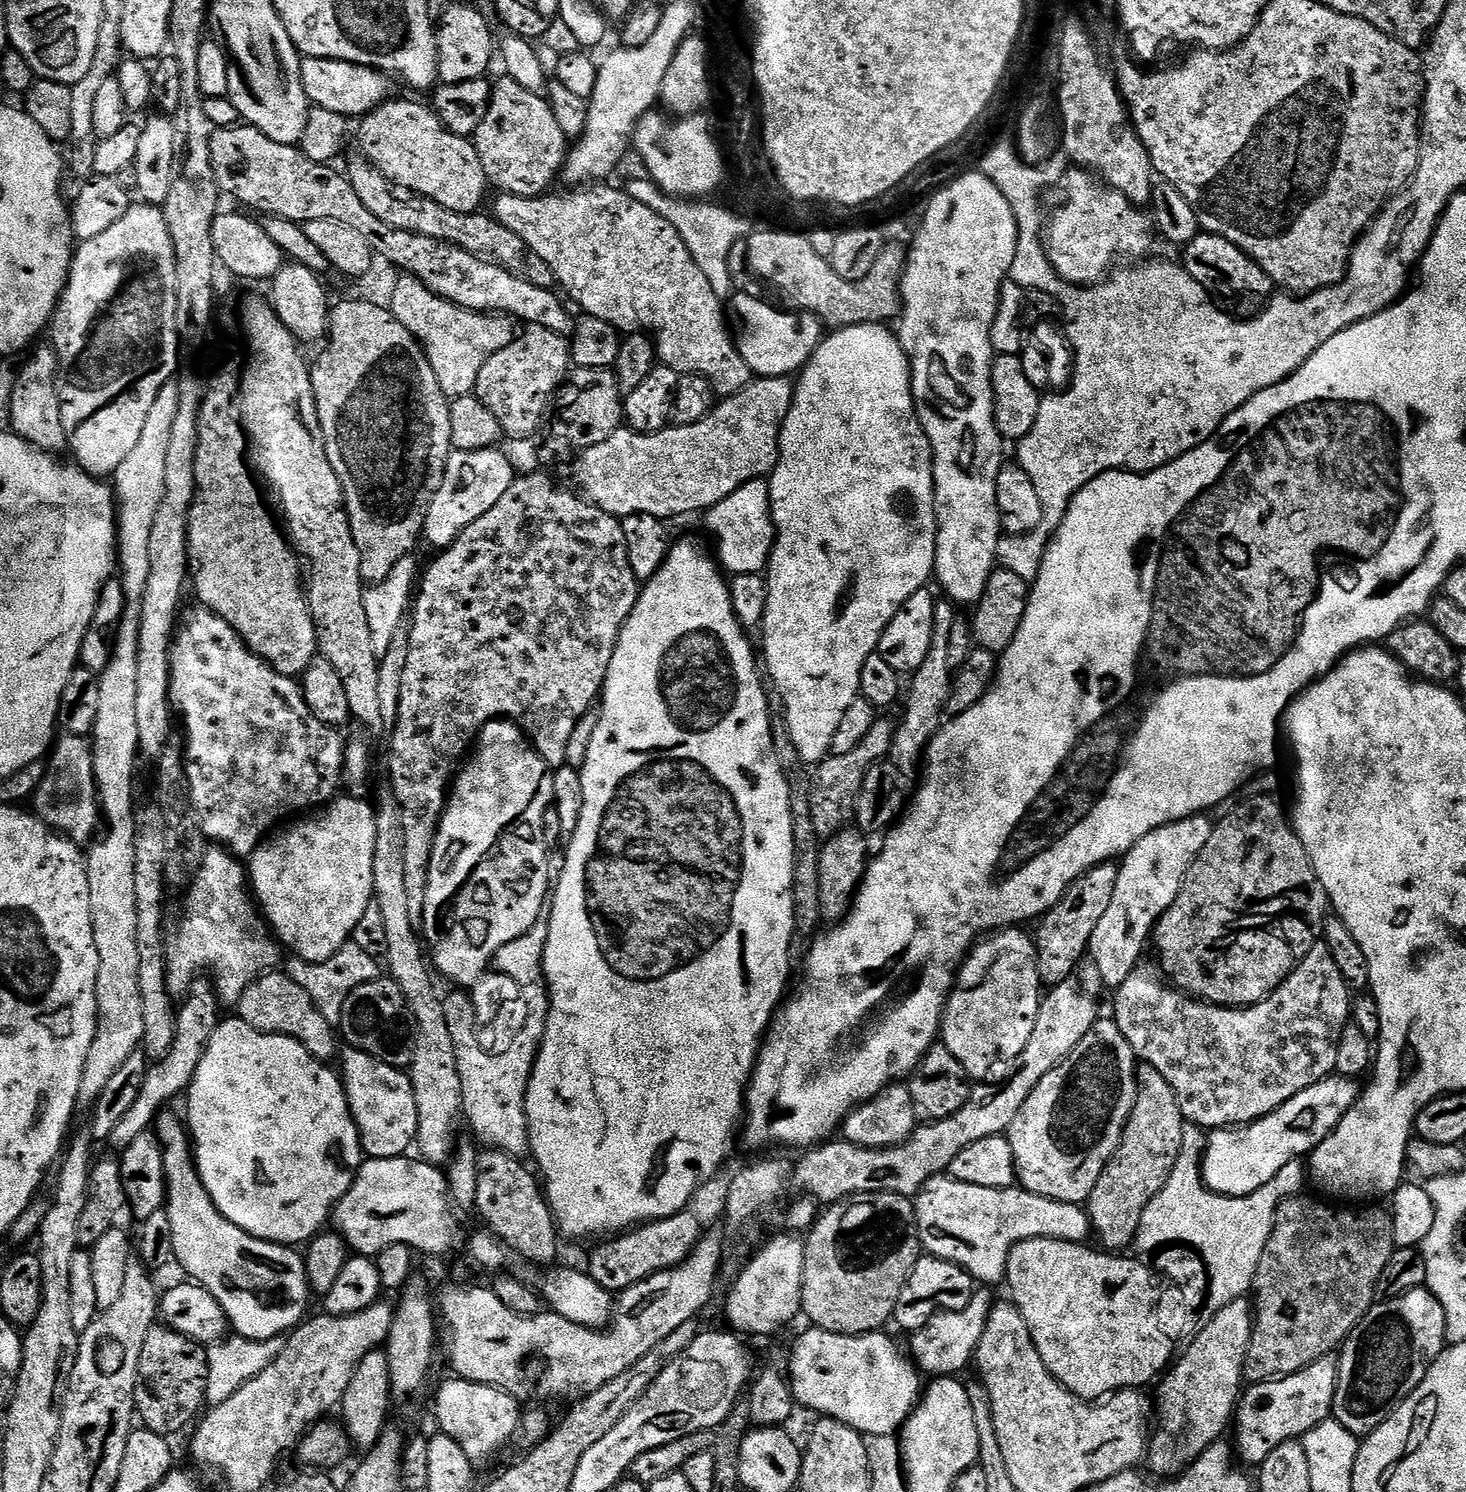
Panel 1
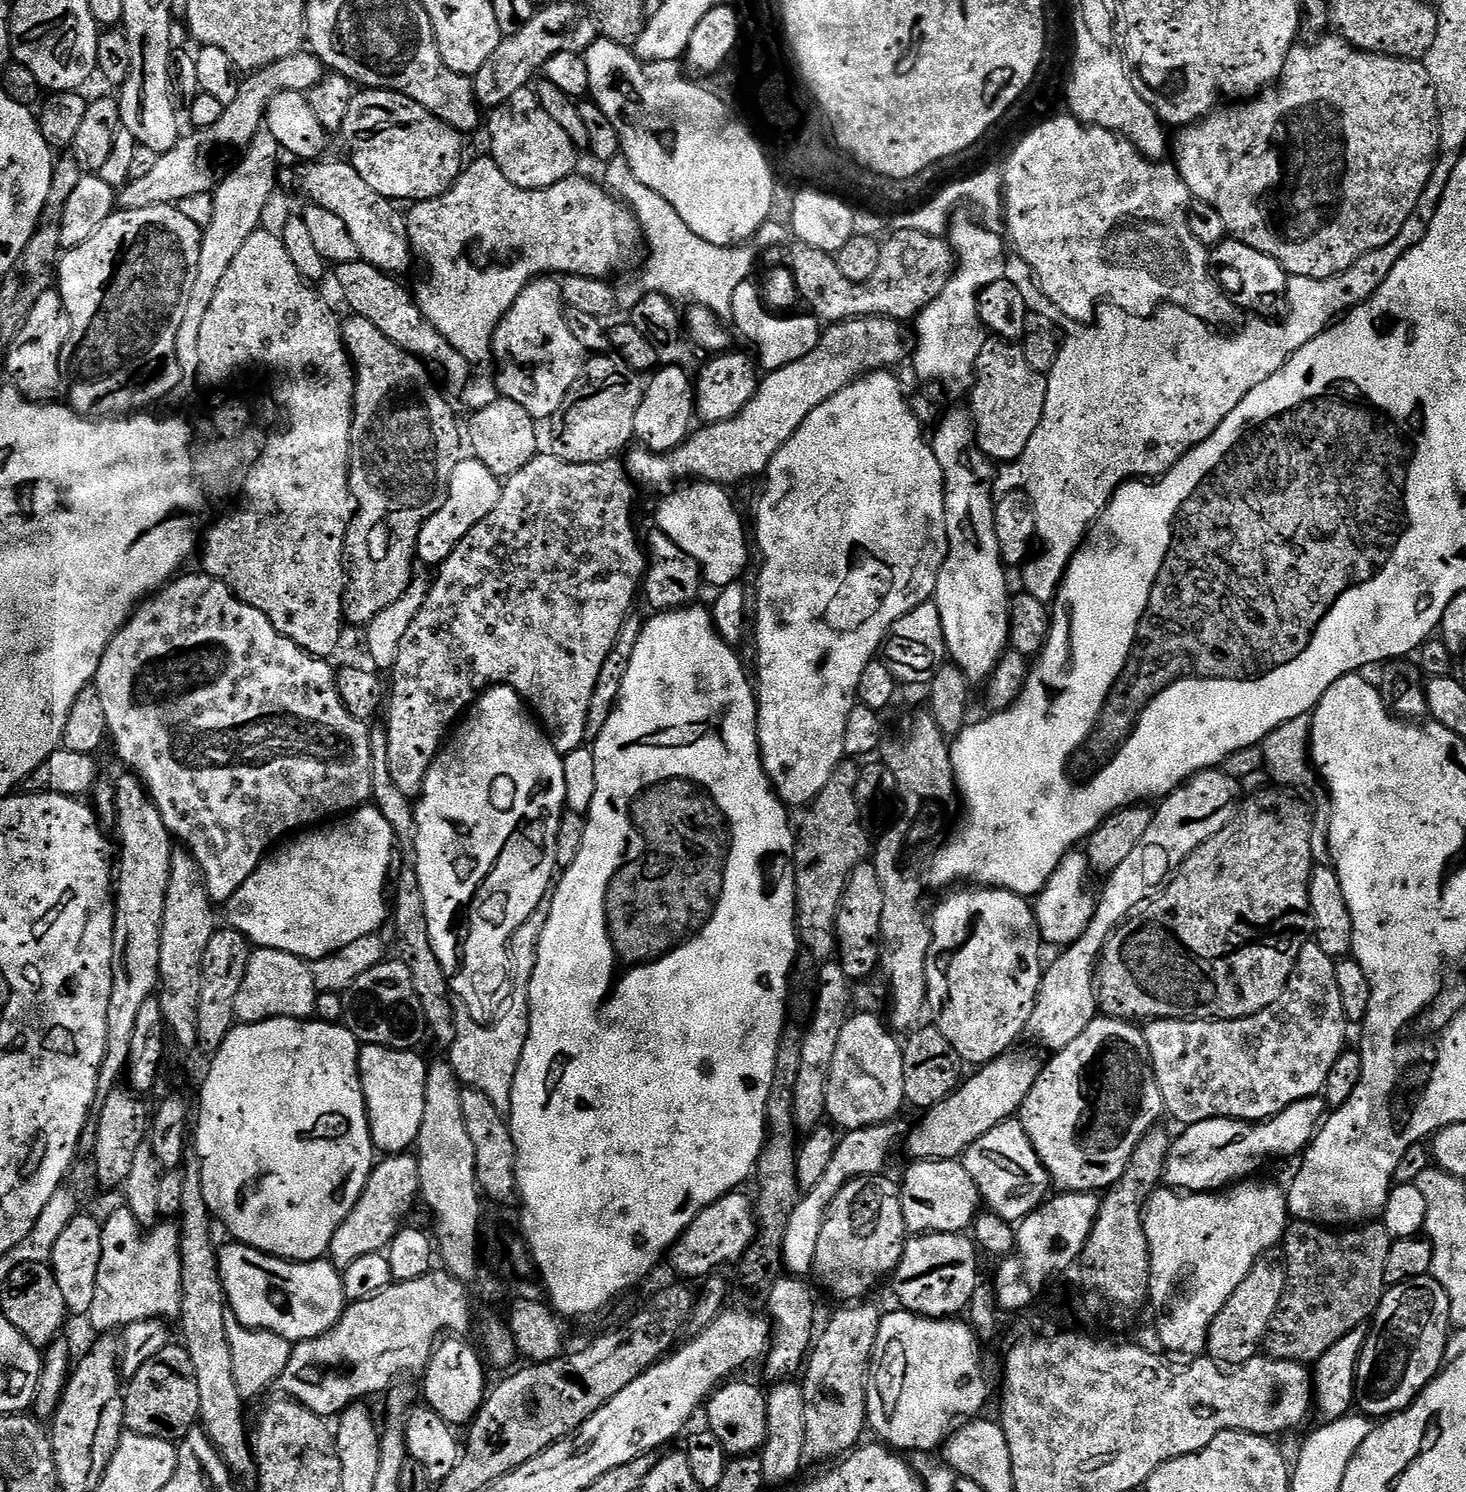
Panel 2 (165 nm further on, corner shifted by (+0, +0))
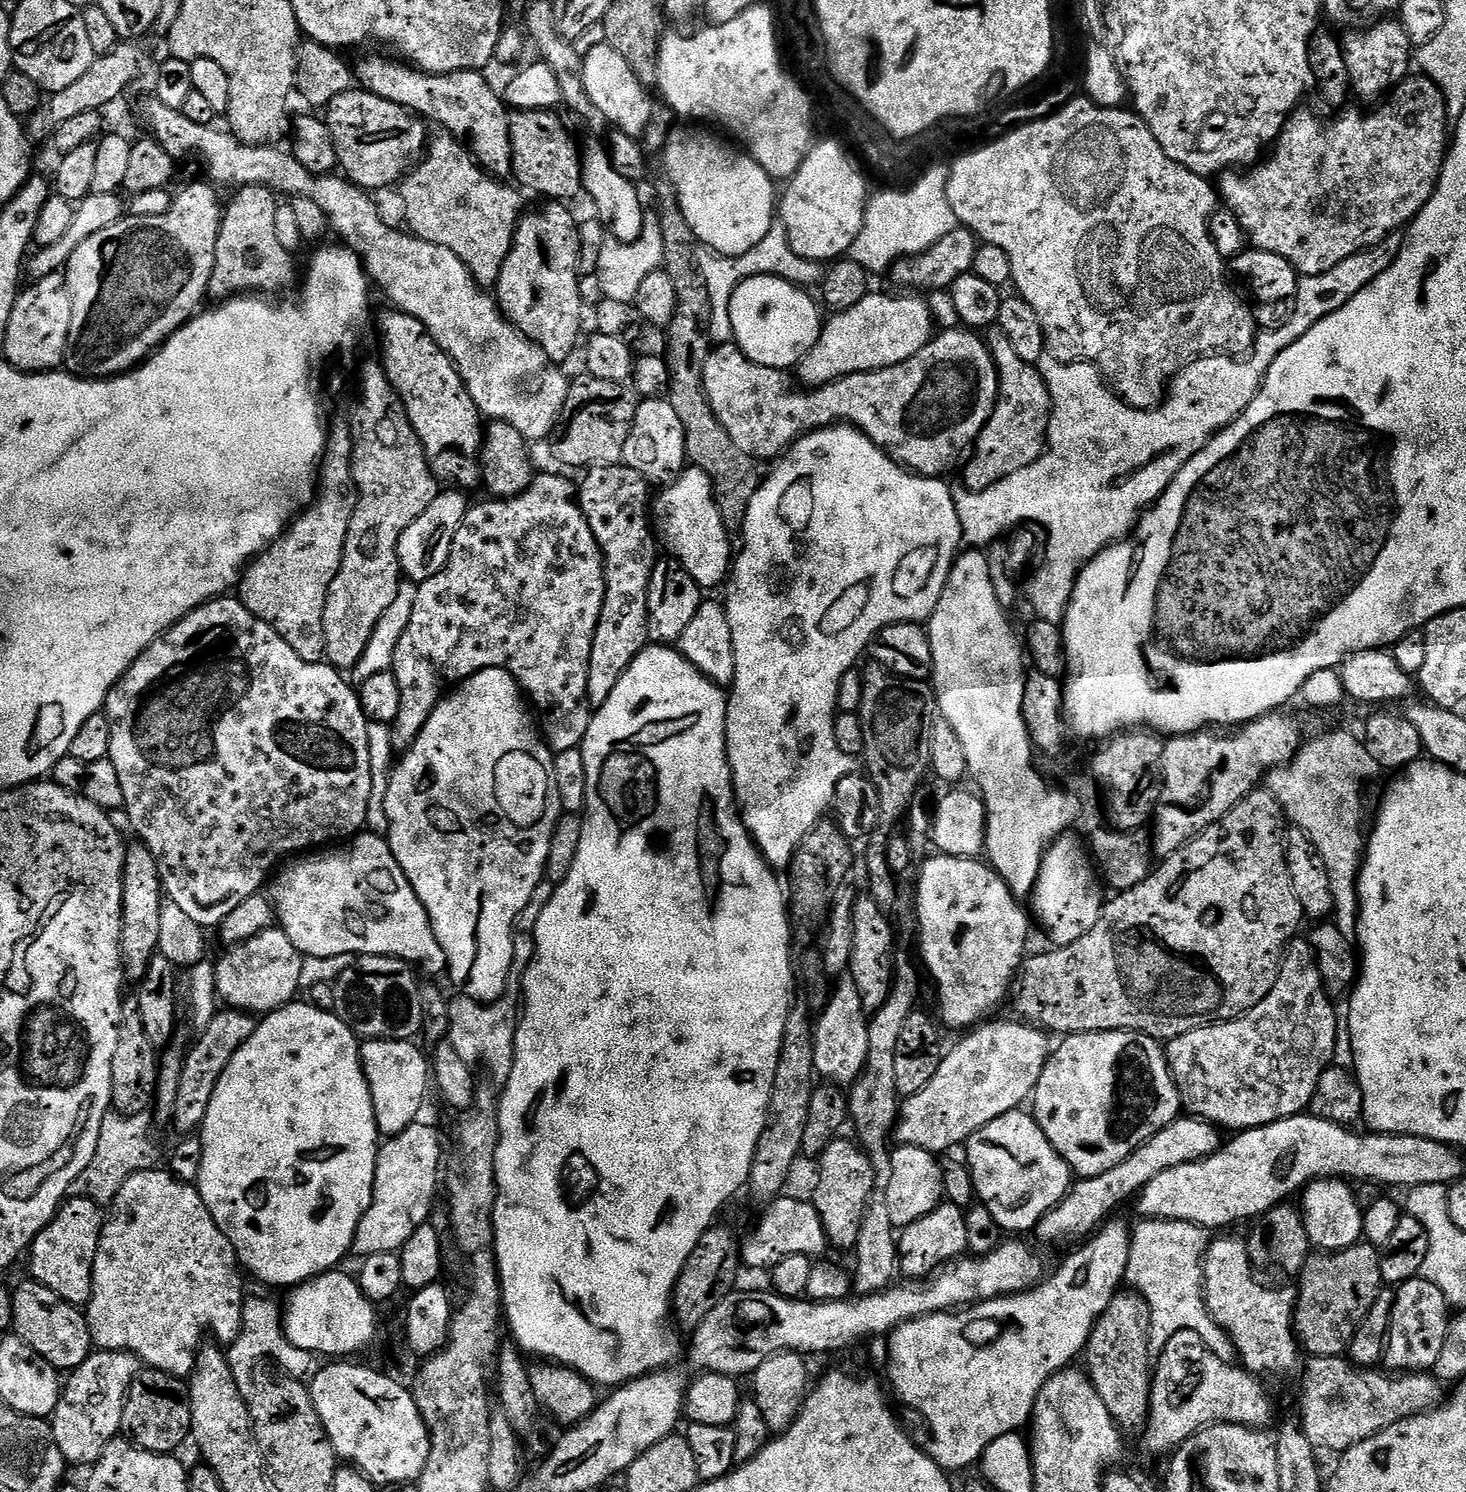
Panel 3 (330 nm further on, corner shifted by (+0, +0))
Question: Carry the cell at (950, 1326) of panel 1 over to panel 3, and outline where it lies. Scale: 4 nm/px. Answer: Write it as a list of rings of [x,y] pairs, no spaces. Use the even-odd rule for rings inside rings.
[[[1185,1115],[1170,1126],[1166,1126],[1158,1134],[1151,1136],[1126,1162],[1114,1166],[1106,1174],[1098,1174],[1081,1179],[1073,1183],[1072,1191],[1064,1197],[1063,1202],[1050,1209],[1043,1218],[1036,1223],[1034,1236],[1042,1243],[1048,1244],[1053,1240],[1056,1244],[1068,1244],[1071,1240],[1083,1241],[1091,1237],[1113,1215],[1112,1212],[1119,1204],[1124,1204],[1128,1199],[1135,1197],[1158,1174],[1170,1170],[1174,1166],[1189,1164],[1195,1160],[1205,1160],[1214,1155],[1222,1147],[1221,1129],[1206,1120],[1198,1120],[1194,1116]]]

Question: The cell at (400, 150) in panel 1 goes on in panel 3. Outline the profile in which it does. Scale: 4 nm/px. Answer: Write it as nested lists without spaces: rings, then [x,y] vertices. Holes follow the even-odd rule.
[[[353,90],[342,94],[327,109],[326,123],[332,141],[336,147],[336,158],[343,175],[358,188],[388,188],[391,184],[399,185],[410,169],[423,157],[426,151],[425,121],[411,113],[407,108],[398,106],[381,96],[375,96],[367,90]]]

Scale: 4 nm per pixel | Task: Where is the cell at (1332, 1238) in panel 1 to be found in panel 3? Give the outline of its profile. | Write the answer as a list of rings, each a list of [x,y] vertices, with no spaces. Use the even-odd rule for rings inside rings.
[[[1361,1242],[1344,1248],[1341,1252],[1321,1251],[1319,1254],[1309,1255],[1304,1262],[1304,1268],[1298,1273],[1298,1280],[1300,1280],[1300,1296],[1298,1292],[1294,1300],[1294,1327],[1301,1349],[1312,1358],[1344,1356],[1349,1351],[1356,1329],[1366,1319],[1368,1311],[1380,1297],[1382,1291],[1380,1252],[1373,1245]]]

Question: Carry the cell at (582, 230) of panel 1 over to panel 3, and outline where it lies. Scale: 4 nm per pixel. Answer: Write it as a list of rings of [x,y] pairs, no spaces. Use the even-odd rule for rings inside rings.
[[[443,130],[437,133],[433,140],[431,137],[427,141],[422,159],[402,181],[407,227],[411,235],[454,250],[481,286],[495,285],[506,258],[512,253],[522,220],[521,193],[515,187],[507,188],[504,182],[481,168],[476,157],[455,136]]]

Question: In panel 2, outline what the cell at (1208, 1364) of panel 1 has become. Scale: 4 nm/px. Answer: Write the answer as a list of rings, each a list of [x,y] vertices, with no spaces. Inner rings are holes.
[[[1265,1254],[1250,1266],[1250,1274],[1242,1278],[1238,1290],[1230,1294],[1226,1306],[1222,1306],[1214,1322],[1210,1322],[1206,1352],[1211,1359],[1221,1366],[1235,1366],[1258,1355],[1274,1318],[1274,1310],[1278,1310],[1278,1302],[1282,1302],[1287,1276],[1285,1261],[1276,1254]]]

